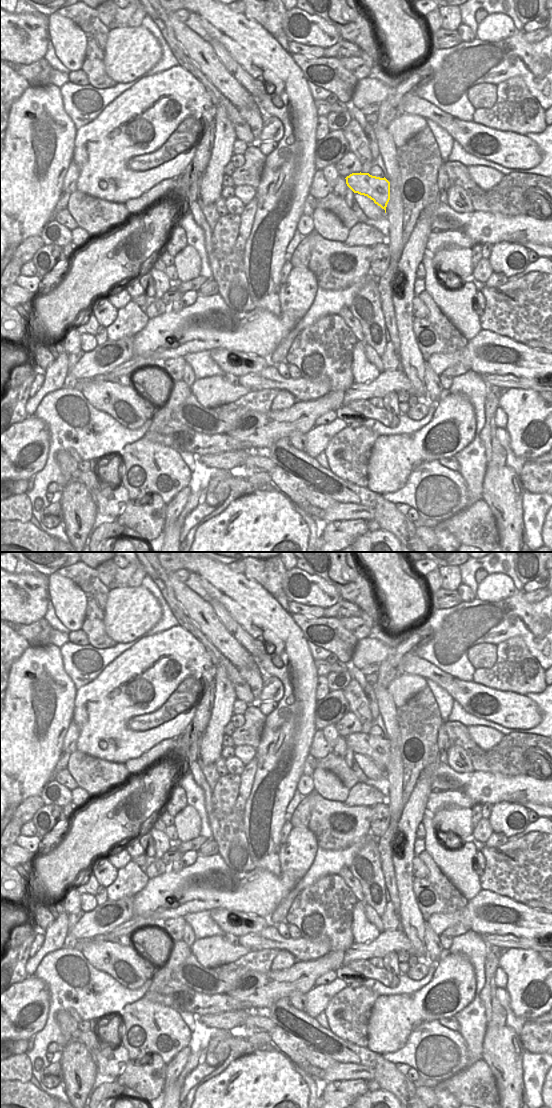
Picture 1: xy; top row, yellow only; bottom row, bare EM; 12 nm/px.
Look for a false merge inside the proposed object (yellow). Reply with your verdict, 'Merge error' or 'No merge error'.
No merge error

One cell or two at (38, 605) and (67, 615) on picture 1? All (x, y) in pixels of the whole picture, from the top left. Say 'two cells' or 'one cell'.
two cells

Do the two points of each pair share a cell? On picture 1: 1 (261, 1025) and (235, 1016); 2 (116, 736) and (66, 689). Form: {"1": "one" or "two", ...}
{"1": "two", "2": "two"}

